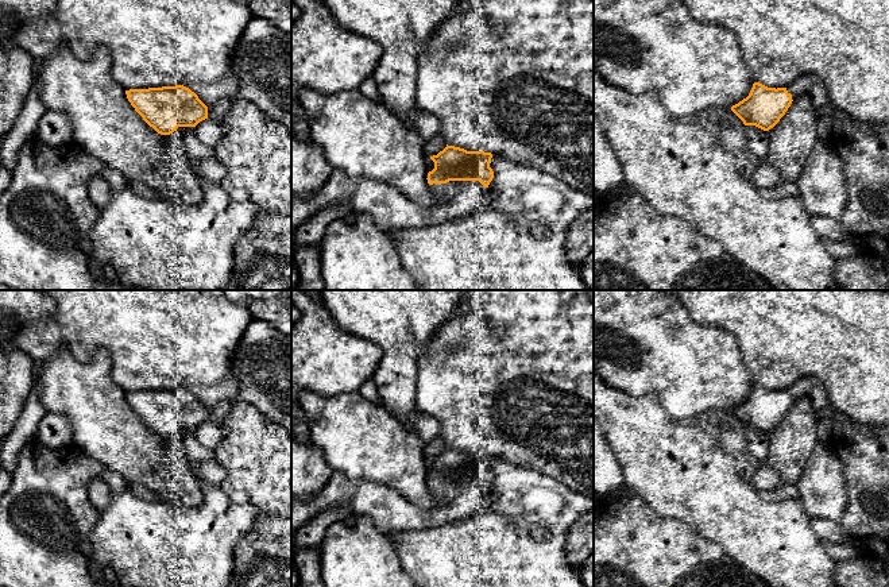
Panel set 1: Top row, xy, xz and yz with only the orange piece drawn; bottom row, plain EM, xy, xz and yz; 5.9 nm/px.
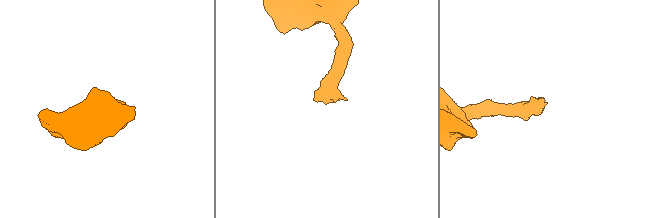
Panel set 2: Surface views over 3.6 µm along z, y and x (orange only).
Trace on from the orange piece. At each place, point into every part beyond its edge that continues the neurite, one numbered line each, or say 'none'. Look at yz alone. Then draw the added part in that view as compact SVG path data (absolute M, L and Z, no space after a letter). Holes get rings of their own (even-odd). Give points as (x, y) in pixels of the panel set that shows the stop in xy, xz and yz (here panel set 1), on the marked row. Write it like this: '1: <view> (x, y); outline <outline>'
1: yz (811, 85); outline M804 74L799 77L786 86L786 90L792 94L793 101L800 96L807 94L815 104L815 108L823 108L830 103L824 82L815 74Z

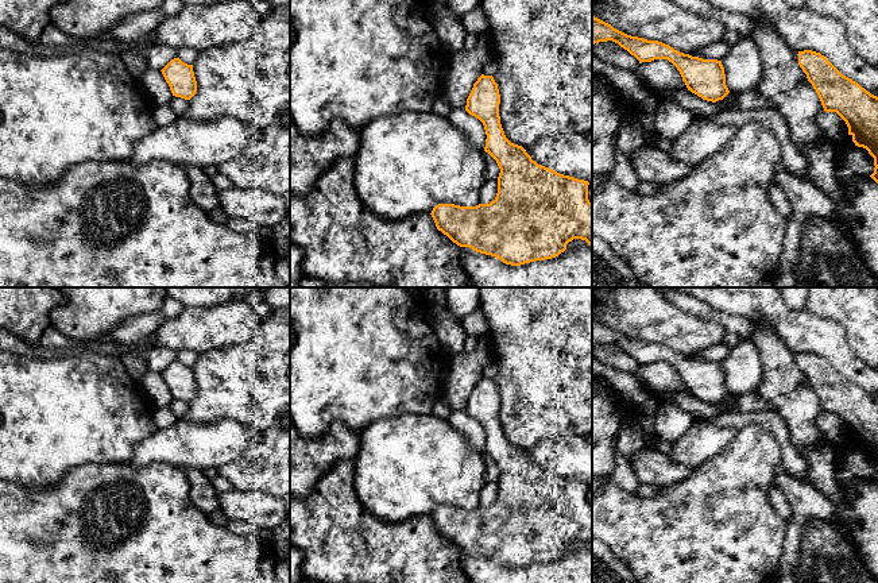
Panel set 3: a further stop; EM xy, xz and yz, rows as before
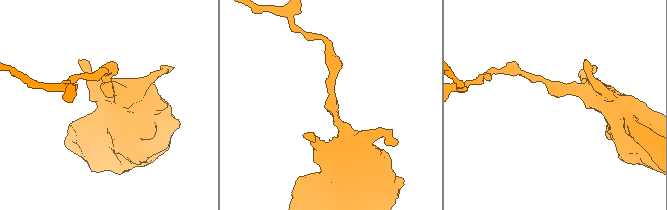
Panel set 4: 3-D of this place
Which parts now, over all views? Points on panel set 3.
none

